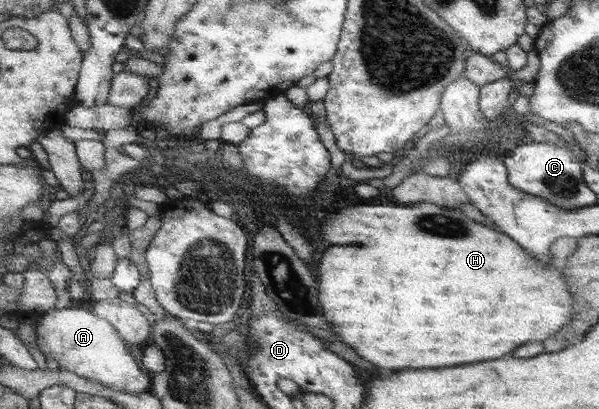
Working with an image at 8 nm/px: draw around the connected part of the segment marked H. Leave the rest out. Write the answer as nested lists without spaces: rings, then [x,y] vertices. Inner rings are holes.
[[[423,202],[415,206],[389,206],[389,204],[377,204],[377,206],[357,206],[357,208],[345,208],[339,214],[329,216],[329,220],[319,230],[321,238],[331,244],[360,244],[357,246],[333,246],[327,250],[327,254],[319,260],[319,284],[321,284],[321,302],[325,304],[329,322],[335,324],[337,334],[341,332],[341,338],[353,346],[363,358],[373,362],[381,368],[445,368],[445,366],[463,366],[473,362],[485,362],[485,360],[499,360],[505,354],[517,350],[519,346],[525,346],[529,342],[544,342],[551,336],[563,330],[573,320],[573,308],[575,300],[569,290],[567,278],[563,276],[561,268],[563,262],[553,262],[553,266],[539,264],[523,246],[519,246],[507,233],[497,232],[493,228],[487,228],[481,222],[471,220],[469,216],[461,214],[459,209],[441,207],[436,203]]]

